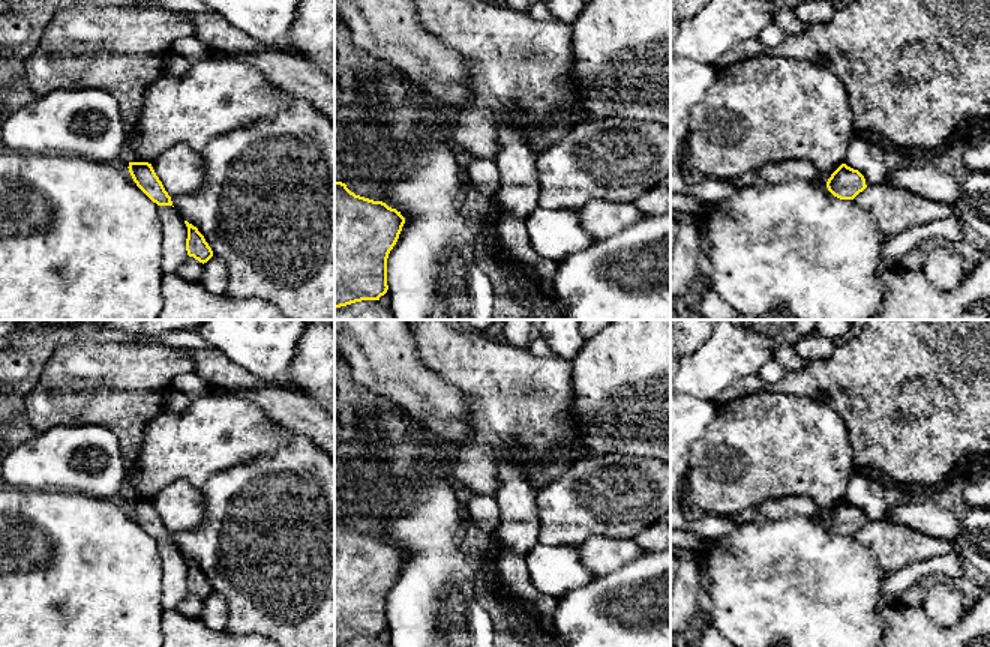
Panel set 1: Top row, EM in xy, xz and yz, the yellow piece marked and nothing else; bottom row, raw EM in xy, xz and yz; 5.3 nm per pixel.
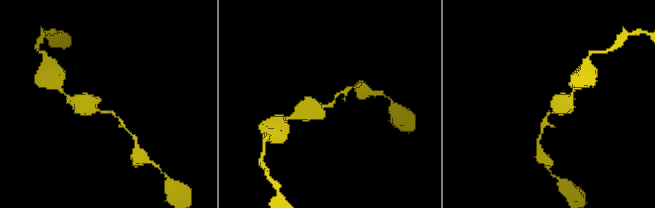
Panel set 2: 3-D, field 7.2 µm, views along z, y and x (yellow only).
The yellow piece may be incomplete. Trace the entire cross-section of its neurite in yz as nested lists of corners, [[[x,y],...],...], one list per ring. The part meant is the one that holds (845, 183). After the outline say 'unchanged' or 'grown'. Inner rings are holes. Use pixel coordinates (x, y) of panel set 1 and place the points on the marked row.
[[[842,164],[826,182],[828,191],[840,200],[854,200],[867,185],[864,176]]]; unchanged

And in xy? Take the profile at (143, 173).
[[[129,162],[129,173],[136,186],[158,206],[172,206],[171,197],[148,162]]]; unchanged

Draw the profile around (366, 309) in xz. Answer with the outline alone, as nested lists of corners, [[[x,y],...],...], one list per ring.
[[[362,300],[334,309],[334,320],[394,320],[390,305]]]

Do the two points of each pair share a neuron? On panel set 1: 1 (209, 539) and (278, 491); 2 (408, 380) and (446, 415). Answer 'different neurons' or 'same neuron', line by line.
1: same neuron
2: same neuron

